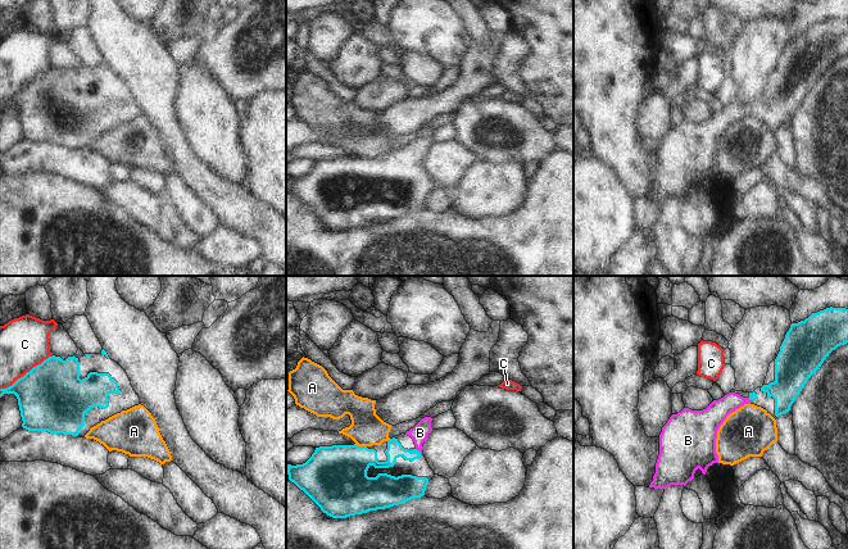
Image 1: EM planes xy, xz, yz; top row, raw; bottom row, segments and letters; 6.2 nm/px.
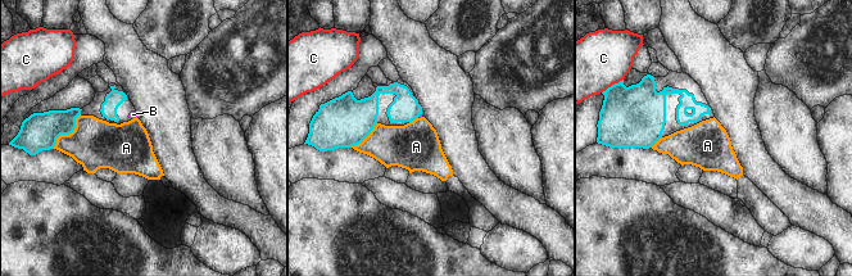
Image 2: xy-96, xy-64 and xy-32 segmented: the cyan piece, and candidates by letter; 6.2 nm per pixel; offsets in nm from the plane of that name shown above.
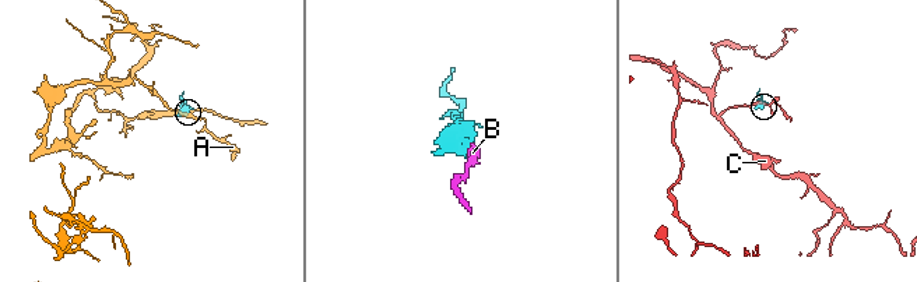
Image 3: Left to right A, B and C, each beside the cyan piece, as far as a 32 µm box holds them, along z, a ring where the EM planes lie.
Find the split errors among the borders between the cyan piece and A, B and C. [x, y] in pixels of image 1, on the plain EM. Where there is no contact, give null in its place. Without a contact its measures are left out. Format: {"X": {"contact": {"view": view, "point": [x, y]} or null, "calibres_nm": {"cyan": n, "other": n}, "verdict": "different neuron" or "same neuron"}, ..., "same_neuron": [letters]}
{"A": {"contact": {"view": "xz", "point": [361, 159]}, "calibres_nm": {"cyan": 400, "other": 220}, "verdict": "different neuron"}, "B": {"contact": {"view": "xz", "point": [417, 163]}, "calibres_nm": {"cyan": 160, "other": 110}, "verdict": "same neuron"}, "C": {"contact": {"view": "xy", "point": [27, 85]}, "calibres_nm": {"cyan": 420, "other": 300}, "verdict": "different neuron"}, "same_neuron": ["B"]}

